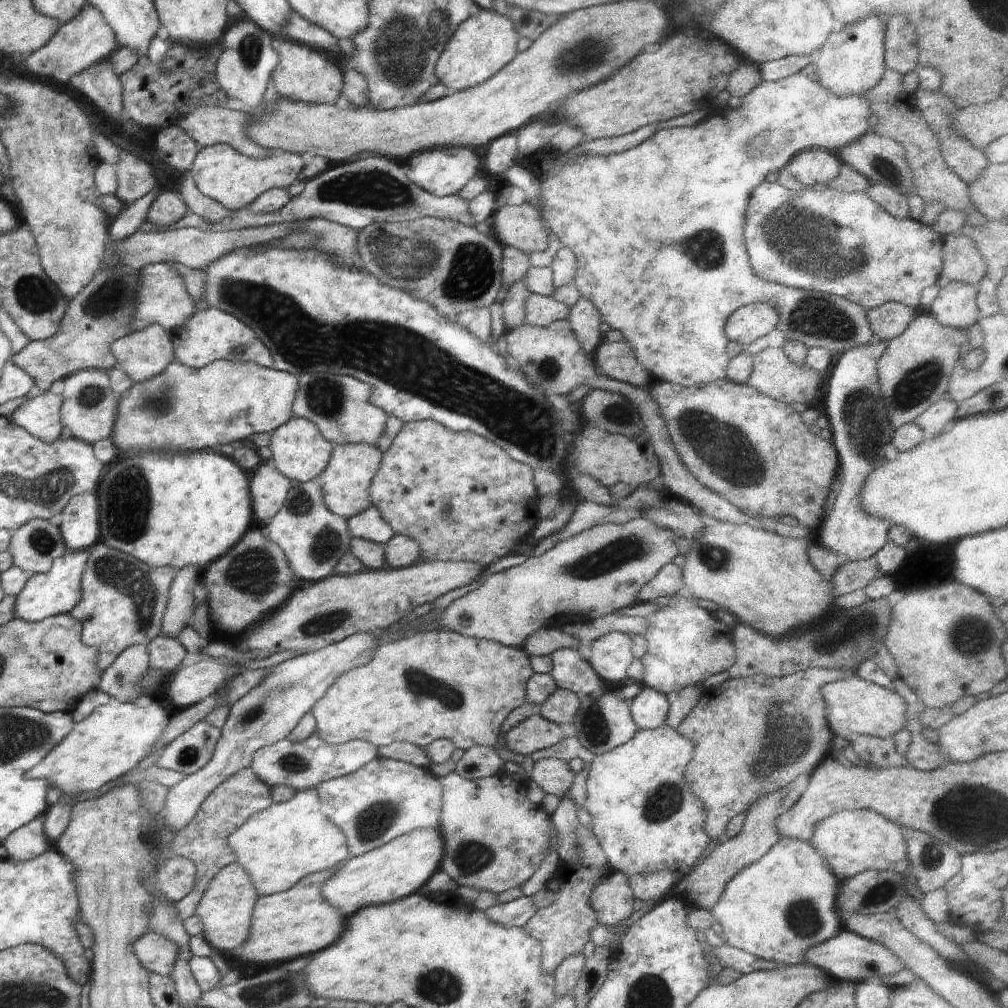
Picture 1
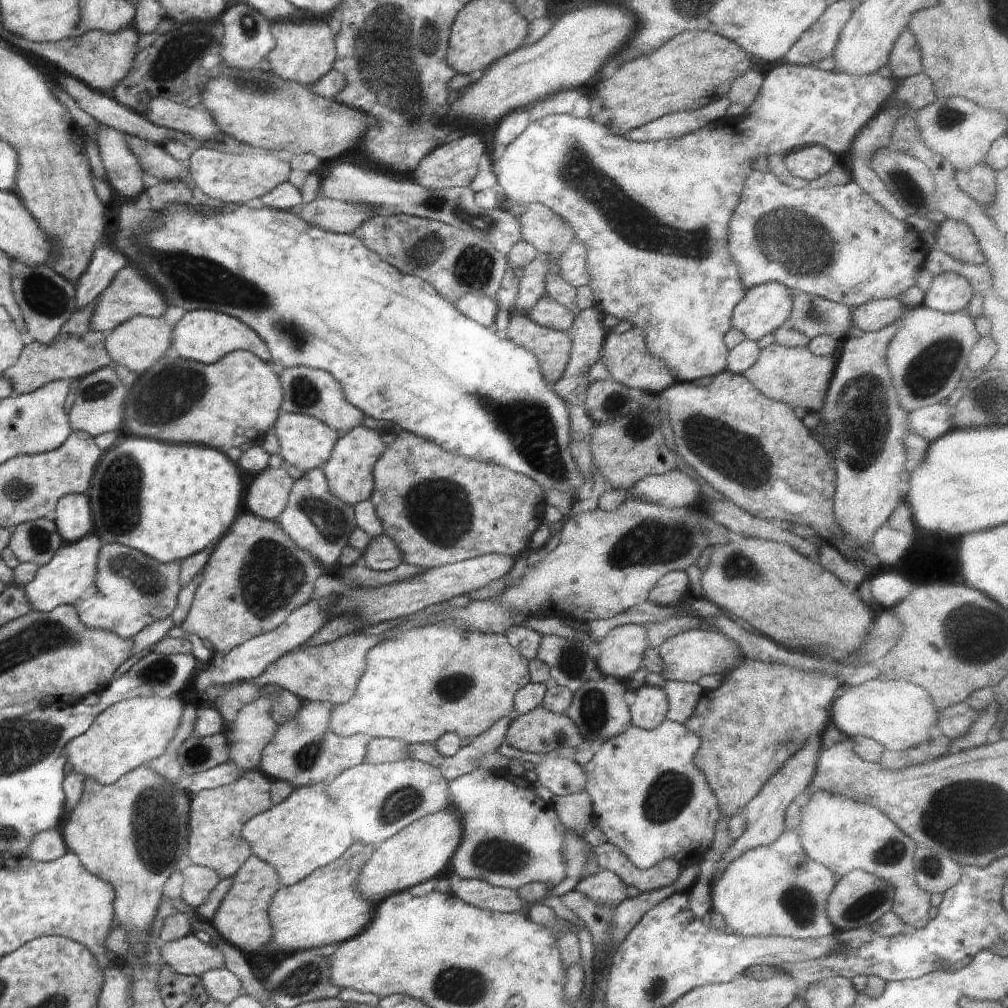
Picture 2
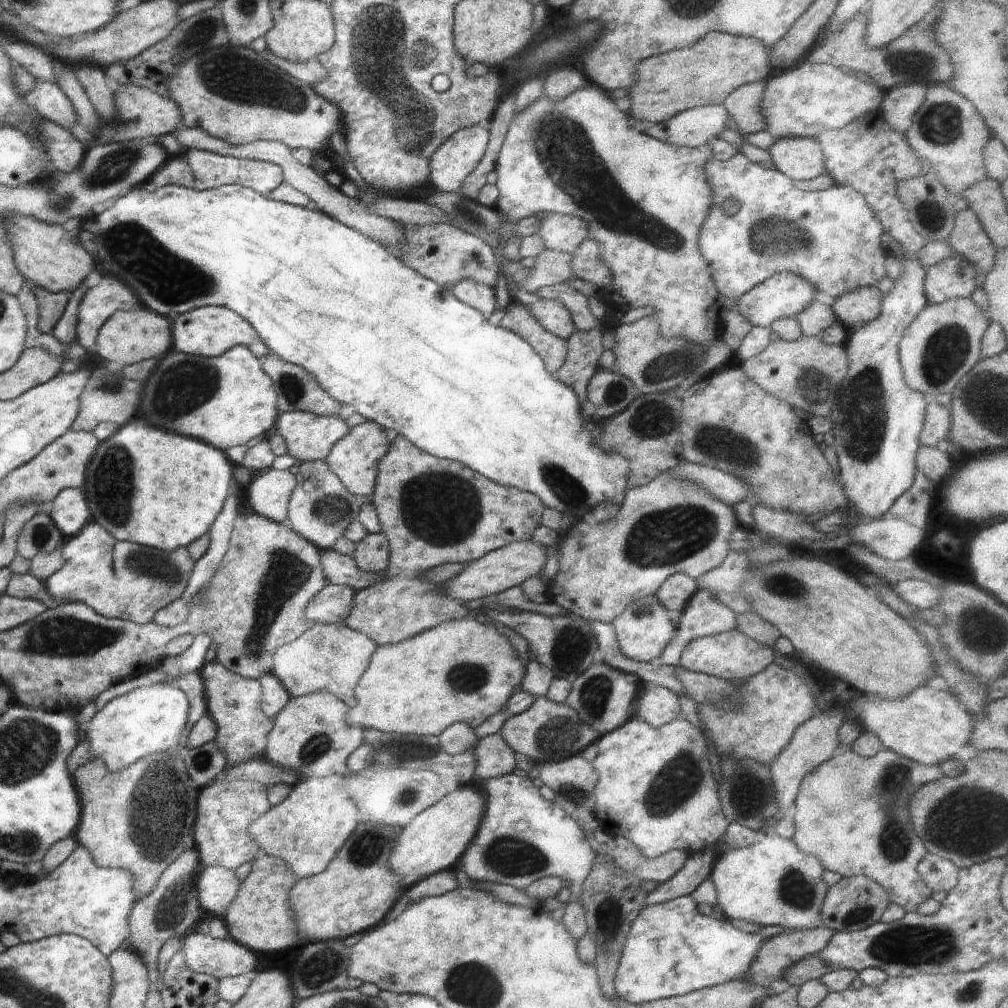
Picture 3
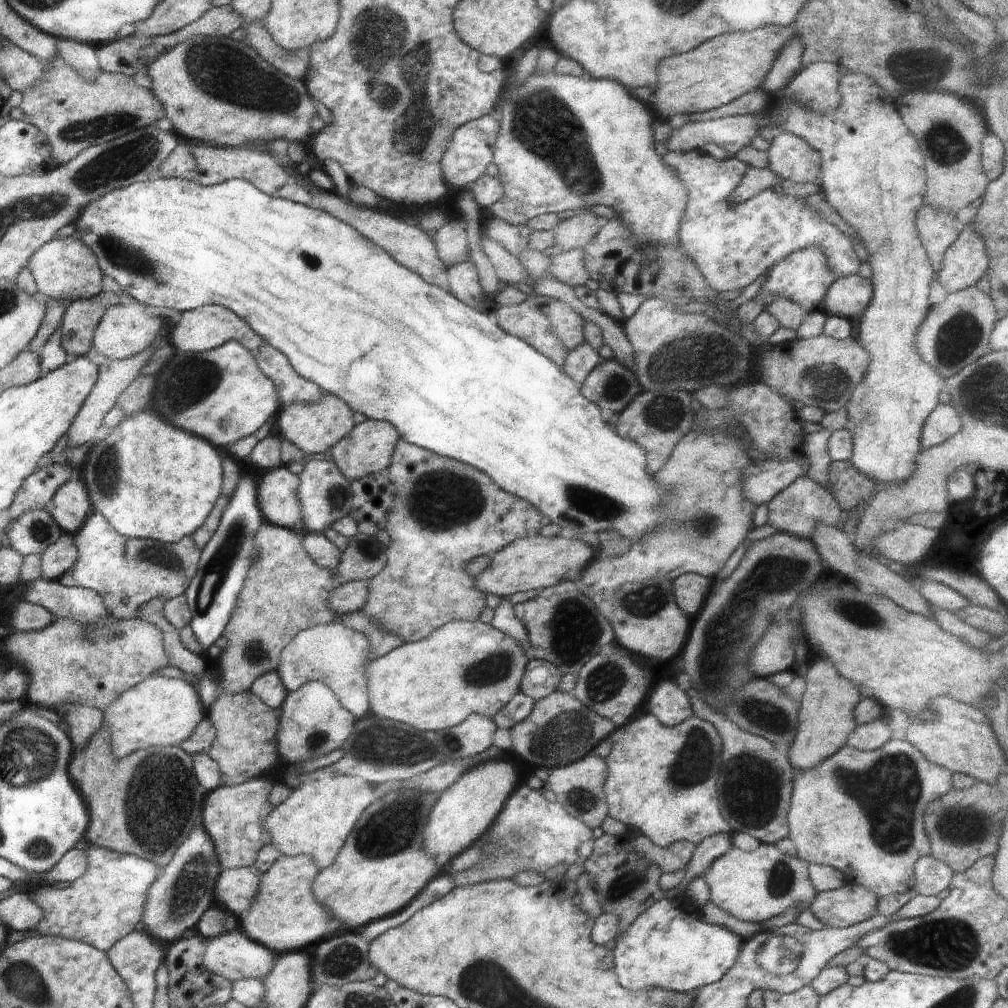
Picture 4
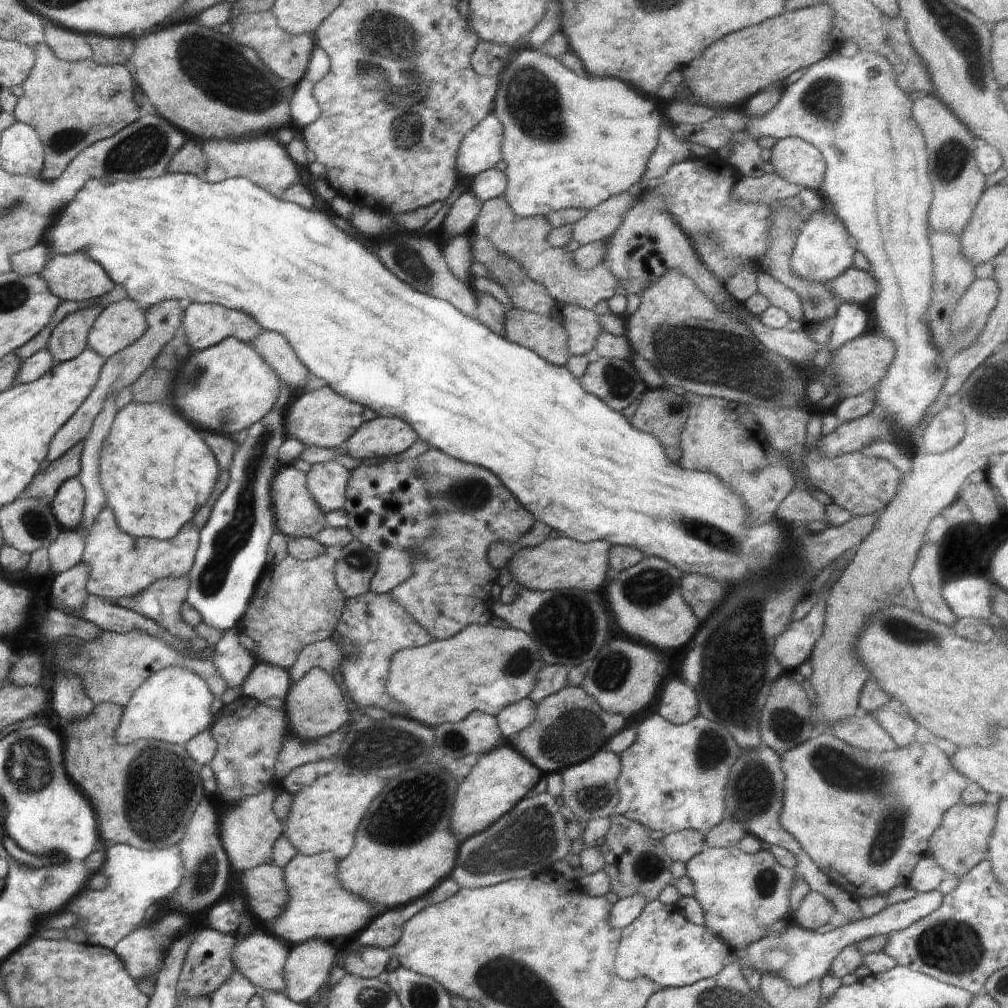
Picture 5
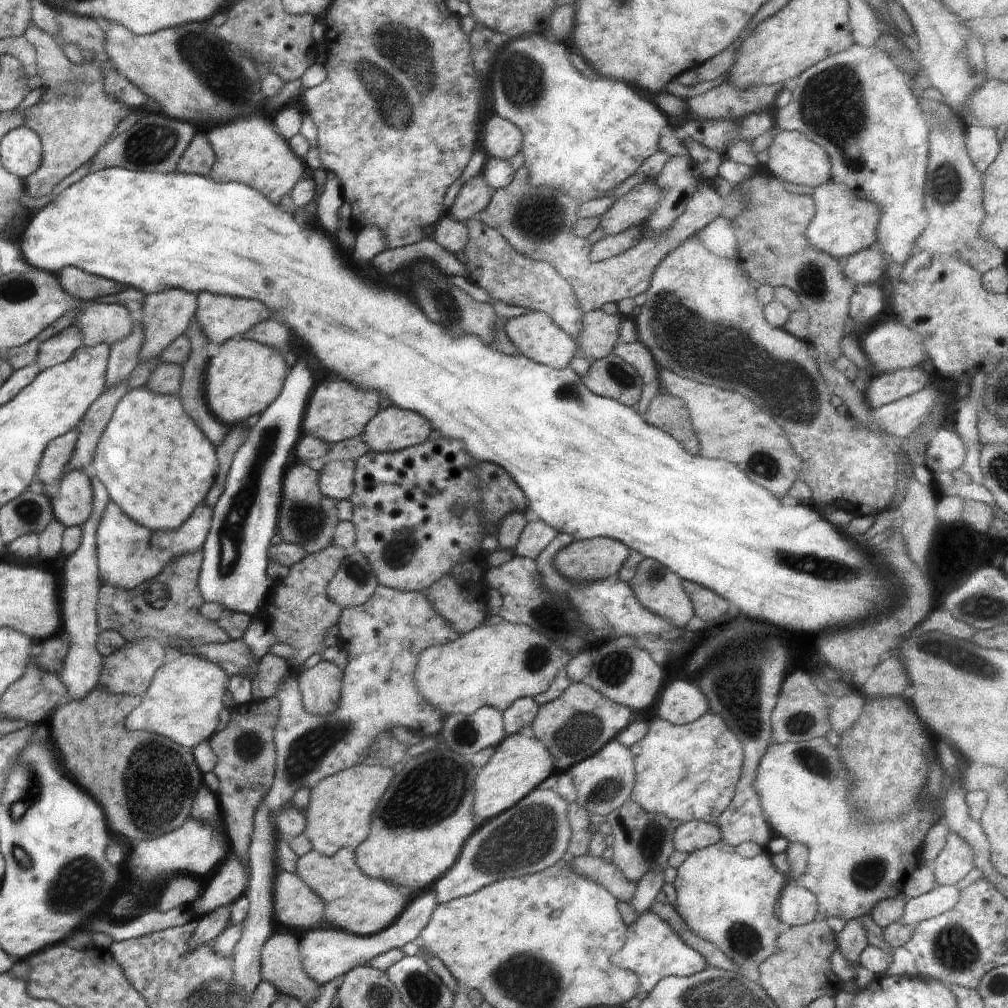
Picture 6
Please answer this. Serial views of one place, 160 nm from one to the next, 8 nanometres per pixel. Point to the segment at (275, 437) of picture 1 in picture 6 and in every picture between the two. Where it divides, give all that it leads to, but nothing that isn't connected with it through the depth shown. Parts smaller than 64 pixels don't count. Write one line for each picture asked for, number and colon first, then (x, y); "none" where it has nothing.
2: (305, 443)
3: (309, 437)
4: (316, 427)
5: (321, 417)
6: (336, 410)

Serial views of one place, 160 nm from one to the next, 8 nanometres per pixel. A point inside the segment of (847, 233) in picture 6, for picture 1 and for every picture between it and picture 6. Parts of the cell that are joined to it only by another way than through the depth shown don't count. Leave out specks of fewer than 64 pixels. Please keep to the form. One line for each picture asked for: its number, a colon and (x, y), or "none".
1: (748, 323)
2: (765, 308)
3: (783, 295)
4: (804, 276)
5: (824, 250)

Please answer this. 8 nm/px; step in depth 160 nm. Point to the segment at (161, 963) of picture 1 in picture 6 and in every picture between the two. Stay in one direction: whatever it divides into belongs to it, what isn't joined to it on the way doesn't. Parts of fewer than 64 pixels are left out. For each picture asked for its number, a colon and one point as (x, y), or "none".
2: (186, 956)
3: (220, 958)
4: (233, 955)
5: (260, 957)
6: (281, 964)

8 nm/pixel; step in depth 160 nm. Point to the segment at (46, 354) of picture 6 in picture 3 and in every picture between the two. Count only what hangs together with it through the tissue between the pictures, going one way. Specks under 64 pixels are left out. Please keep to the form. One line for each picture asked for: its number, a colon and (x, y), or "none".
3: (99, 303)
4: (81, 318)
5: (68, 339)

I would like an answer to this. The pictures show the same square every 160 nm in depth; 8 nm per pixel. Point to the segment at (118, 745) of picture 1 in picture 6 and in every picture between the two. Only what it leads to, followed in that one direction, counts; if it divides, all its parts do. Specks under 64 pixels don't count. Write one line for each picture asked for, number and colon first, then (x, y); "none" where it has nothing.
2: (137, 730)
3: (150, 719)
4: (163, 711)
5: (173, 705)
6: (183, 703)

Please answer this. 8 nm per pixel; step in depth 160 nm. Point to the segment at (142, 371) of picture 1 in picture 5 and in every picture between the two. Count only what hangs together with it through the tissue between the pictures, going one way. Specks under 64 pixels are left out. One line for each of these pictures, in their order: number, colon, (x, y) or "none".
2: (139, 344)
3: (130, 336)
4: (125, 330)
5: (120, 324)

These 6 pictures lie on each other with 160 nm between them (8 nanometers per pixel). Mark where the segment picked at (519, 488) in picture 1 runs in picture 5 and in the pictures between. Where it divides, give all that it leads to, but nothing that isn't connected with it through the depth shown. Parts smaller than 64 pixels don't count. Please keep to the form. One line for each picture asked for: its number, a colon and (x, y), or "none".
2: (431, 503)
3: (432, 511)
4: (446, 512)
5: (451, 588)

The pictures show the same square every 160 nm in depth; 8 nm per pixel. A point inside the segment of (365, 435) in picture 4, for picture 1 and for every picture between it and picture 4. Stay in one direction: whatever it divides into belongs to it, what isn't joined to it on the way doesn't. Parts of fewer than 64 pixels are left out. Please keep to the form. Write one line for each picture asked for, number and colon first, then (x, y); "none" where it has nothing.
1: (346, 480)
2: (349, 472)
3: (354, 458)

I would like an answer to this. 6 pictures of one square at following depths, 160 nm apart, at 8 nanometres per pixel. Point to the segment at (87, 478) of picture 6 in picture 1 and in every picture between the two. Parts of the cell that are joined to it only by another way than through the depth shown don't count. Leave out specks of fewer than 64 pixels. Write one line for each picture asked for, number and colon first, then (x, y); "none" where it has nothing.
1: (79, 520)
2: (73, 516)
3: (69, 509)
4: (70, 505)
5: (68, 502)

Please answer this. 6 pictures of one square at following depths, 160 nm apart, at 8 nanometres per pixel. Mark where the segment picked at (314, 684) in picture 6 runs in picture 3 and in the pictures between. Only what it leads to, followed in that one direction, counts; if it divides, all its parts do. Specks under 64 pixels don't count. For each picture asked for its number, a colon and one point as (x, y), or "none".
3: (309, 736)
4: (312, 722)
5: (315, 706)

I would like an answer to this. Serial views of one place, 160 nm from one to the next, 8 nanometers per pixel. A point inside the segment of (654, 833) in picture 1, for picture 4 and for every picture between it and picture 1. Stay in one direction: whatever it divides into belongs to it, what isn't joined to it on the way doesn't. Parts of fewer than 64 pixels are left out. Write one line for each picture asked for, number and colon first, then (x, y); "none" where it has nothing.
2: (649, 800)
3: (655, 787)
4: (661, 780)

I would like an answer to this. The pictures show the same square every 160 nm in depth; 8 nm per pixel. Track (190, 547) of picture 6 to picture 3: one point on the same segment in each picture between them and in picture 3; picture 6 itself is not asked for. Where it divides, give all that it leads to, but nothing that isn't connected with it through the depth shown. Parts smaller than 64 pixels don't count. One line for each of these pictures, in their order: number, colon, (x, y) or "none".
3: (150, 578)
4: (155, 569)
5: (120, 566)

